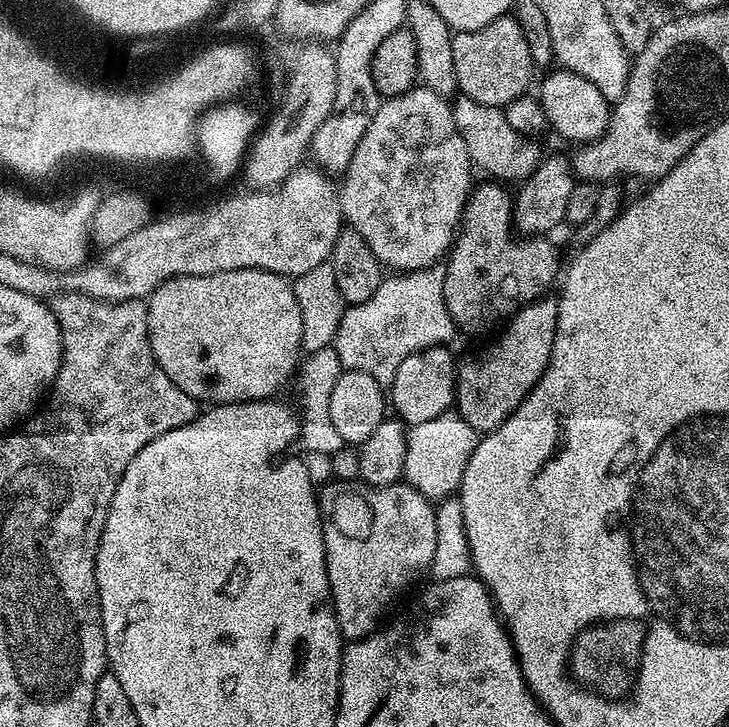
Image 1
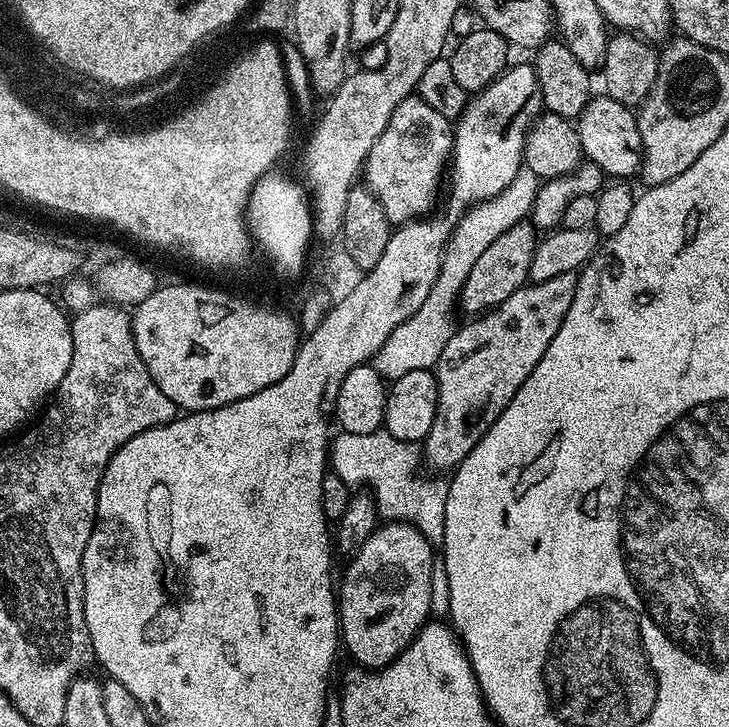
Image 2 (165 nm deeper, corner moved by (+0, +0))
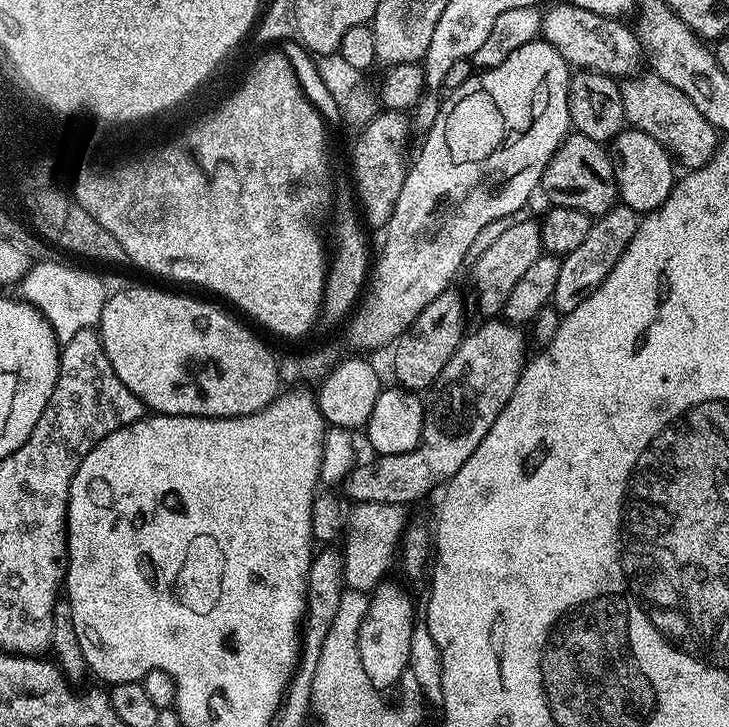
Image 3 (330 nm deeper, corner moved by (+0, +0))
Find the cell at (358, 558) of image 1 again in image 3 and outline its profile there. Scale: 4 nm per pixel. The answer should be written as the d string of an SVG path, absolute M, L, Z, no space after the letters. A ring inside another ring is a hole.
M381 582L371 593L365 620L358 630L358 653L362 667L373 686L386 690L400 680L400 675L408 672L410 658L410 638L416 625L418 613L412 609L412 600L400 584Z

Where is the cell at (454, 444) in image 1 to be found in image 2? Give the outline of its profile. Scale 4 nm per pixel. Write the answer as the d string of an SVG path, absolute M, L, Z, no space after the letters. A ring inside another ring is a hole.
M383 428L370 434L339 431L329 445L329 465L350 488L369 488L376 502L377 515L386 522L415 526L431 543L438 546L445 536L447 481L414 477L422 466L422 450L415 444L396 439Z

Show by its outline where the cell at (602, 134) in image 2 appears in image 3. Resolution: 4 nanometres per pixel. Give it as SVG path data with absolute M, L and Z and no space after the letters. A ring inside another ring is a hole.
M631 126L625 127L624 131L618 133L615 140L611 141L610 151L616 165L618 196L627 208L638 214L647 214L662 206L666 198L670 198L678 179L674 157L658 142L654 142L650 134Z

